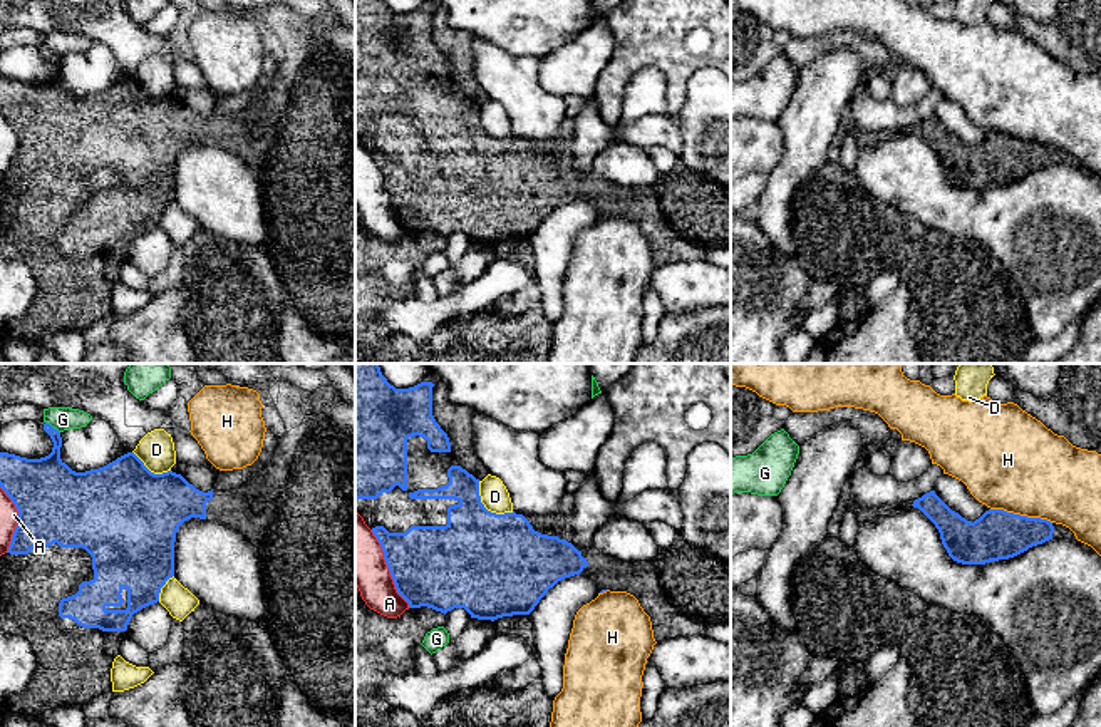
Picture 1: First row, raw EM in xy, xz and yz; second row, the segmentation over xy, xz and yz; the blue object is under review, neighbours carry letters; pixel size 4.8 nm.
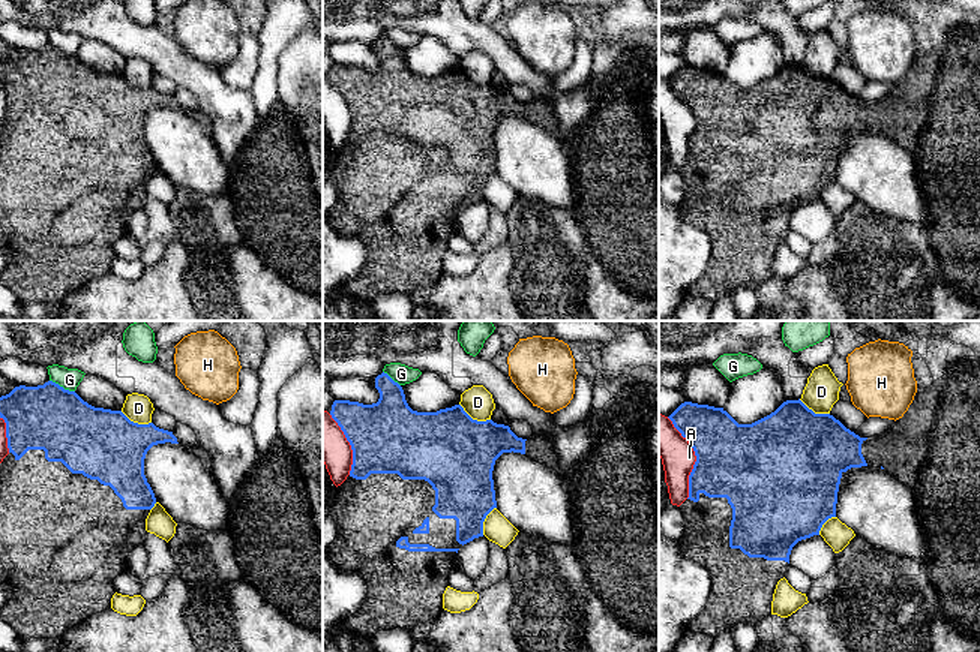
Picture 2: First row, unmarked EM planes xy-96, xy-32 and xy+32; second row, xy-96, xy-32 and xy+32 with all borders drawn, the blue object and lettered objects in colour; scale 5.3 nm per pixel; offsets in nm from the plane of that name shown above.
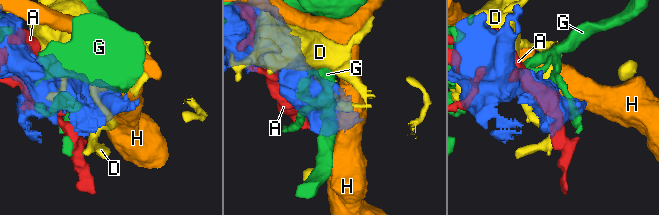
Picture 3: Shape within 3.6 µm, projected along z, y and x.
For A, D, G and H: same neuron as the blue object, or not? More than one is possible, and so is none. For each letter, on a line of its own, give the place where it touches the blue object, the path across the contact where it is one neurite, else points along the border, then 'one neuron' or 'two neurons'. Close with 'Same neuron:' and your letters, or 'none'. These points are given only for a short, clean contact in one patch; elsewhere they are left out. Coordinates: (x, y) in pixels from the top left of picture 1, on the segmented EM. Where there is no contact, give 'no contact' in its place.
A: meets blue in xz at (387, 567); two neurons
D: meets blue in xz at (485, 508); two neurons
G: meets blue in xy at (51, 426); two neurons
H: meets blue in yz at (1019, 515); two neurons
Same neuron: none

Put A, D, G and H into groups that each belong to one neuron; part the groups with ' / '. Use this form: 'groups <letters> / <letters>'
groups A / D / G / H

